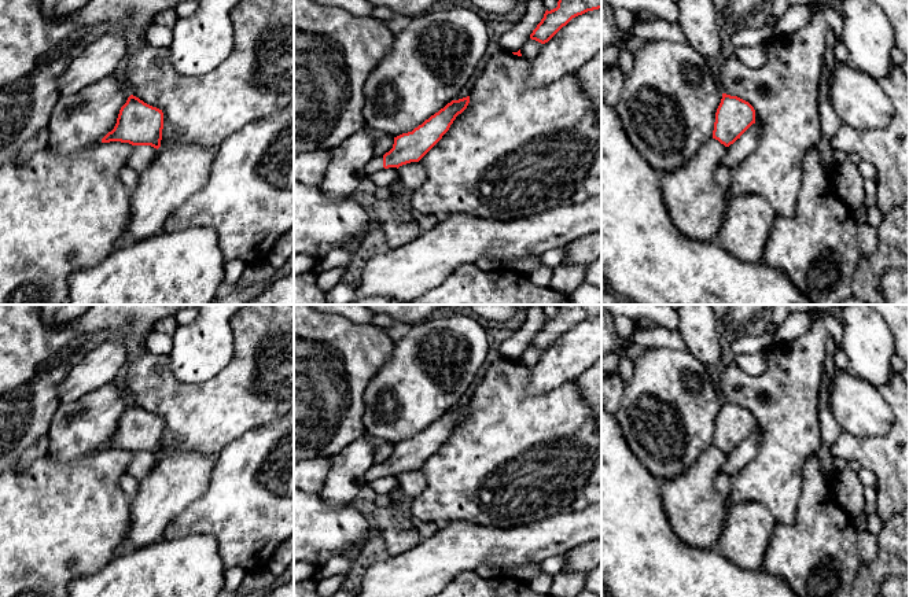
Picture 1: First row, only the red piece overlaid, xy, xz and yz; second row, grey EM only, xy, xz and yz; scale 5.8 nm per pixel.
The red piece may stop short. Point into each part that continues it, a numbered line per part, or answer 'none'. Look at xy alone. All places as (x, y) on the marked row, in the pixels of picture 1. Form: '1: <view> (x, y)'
none

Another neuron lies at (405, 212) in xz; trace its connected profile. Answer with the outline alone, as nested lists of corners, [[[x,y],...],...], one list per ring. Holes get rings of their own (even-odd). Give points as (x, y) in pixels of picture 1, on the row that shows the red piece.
[[[400,178],[389,184],[391,199],[397,202],[397,218],[400,221],[419,221],[420,214],[412,207],[409,194],[405,191]]]

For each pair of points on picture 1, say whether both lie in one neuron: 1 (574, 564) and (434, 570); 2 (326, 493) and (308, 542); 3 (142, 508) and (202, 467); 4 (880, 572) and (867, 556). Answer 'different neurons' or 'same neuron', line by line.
1: different neurons
2: different neurons
3: same neuron
4: different neurons

